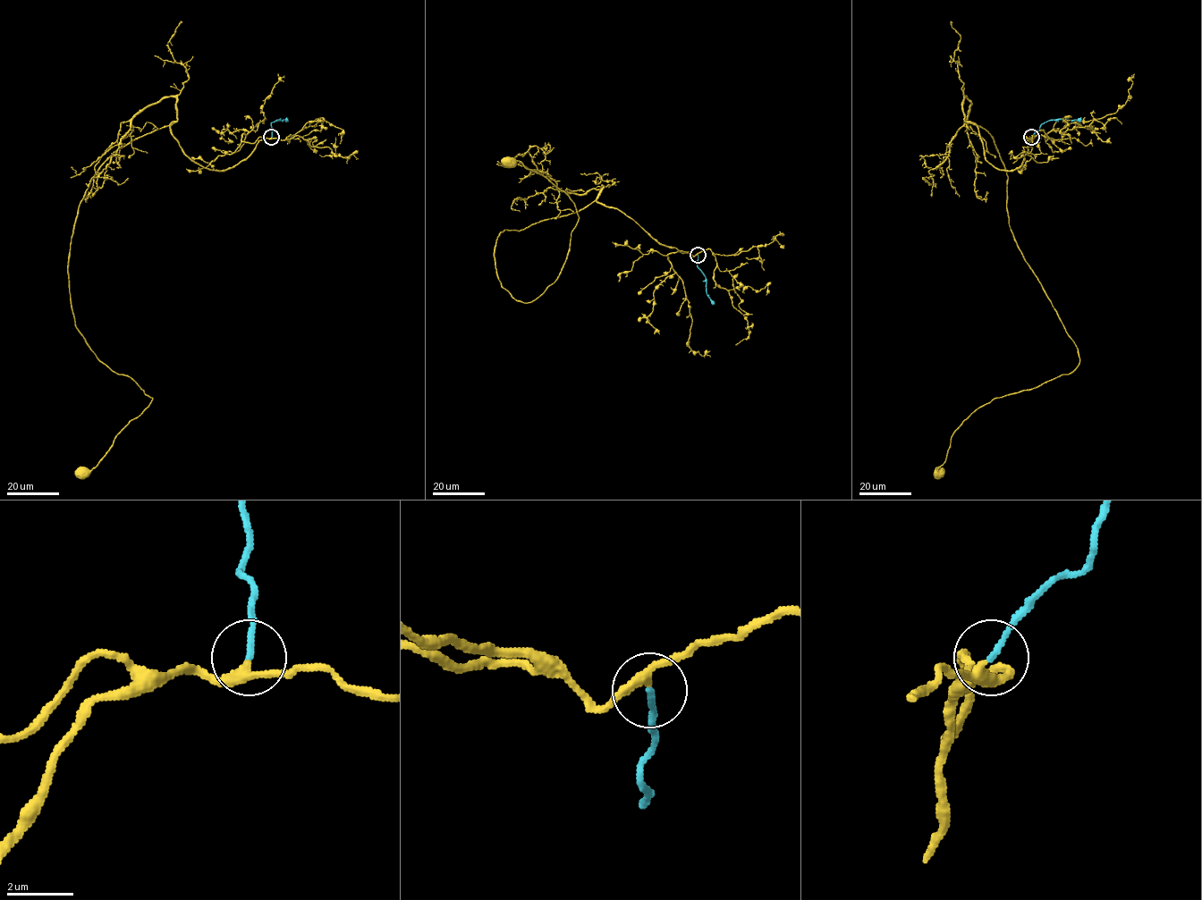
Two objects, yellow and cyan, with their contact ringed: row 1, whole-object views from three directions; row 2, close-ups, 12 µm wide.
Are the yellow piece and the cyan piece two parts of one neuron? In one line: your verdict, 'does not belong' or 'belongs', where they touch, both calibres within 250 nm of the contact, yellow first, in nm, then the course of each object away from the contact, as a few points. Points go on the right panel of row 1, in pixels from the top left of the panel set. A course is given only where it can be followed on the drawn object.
belongs; place (1031, 137); calibres 280 and 170 nm; course yellow (1031, 137), (1003, 171), (978, 126), (1008, 176), (1013, 239), (1079, 362), (977, 408), (938, 473); course cyan (1032, 137), (1045, 121), (1055, 120), (1081, 121)

